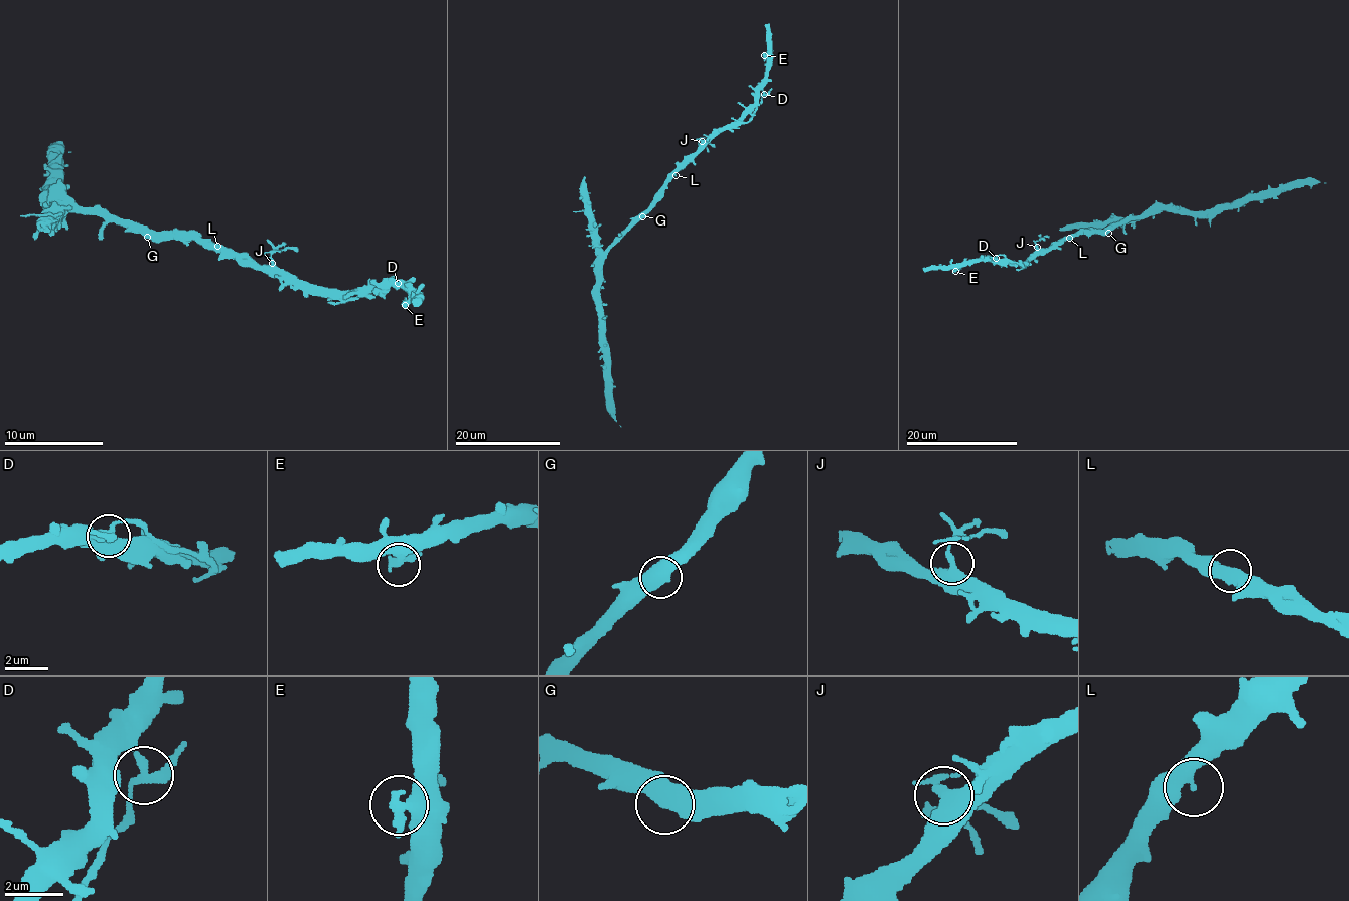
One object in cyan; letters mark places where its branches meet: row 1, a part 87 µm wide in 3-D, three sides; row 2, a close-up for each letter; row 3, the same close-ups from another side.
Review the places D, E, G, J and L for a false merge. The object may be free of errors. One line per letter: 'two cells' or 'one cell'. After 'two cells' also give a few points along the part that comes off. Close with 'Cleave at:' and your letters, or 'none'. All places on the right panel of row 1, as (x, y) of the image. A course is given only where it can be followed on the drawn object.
D: two cells; course (995, 259), (998, 255), (1003, 255), (1022, 266), (1016, 269)
E: one cell
G: one cell
J: one cell
L: one cell
Cleave at: D

